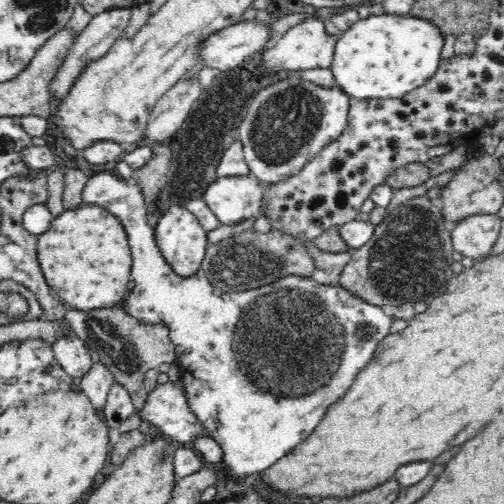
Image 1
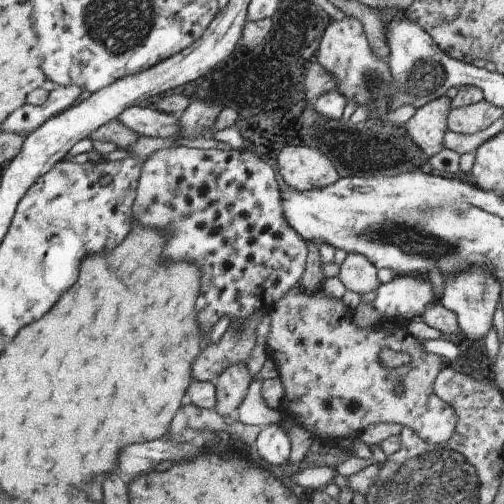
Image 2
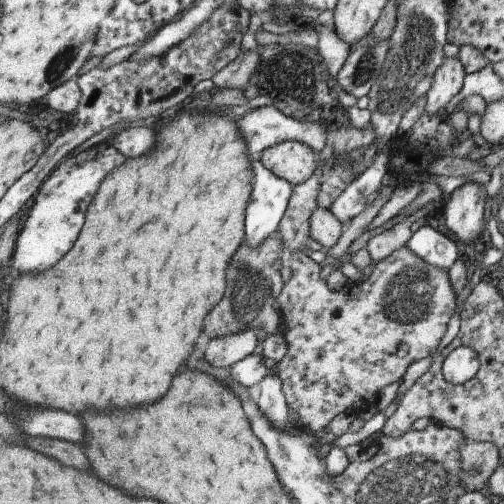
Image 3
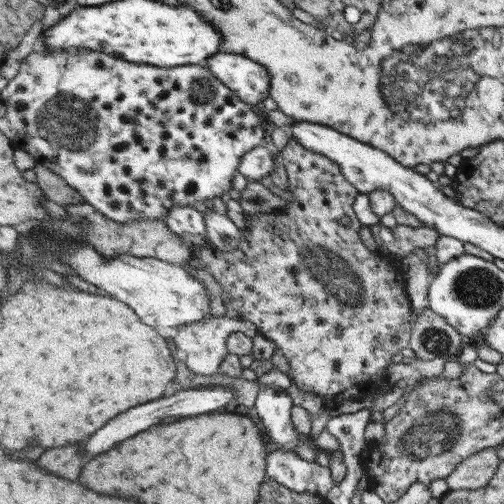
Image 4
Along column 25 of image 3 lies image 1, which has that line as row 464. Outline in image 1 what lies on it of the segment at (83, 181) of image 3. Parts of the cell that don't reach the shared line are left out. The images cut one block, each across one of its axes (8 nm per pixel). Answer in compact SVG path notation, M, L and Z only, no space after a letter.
M112 172L92 176L82 196L84 204L106 208L126 228L134 262L132 280L136 284L126 298L126 312L144 324L168 326L190 408L222 446L222 470L226 478L234 482L250 474L266 472L310 438L328 410L352 390L354 380L374 360L384 338L390 336L390 324L394 320L380 306L352 296L342 286L322 286L314 278L288 276L254 290L224 292L208 280L202 268L190 278L178 276L158 250L154 228L150 228L146 220L148 202L142 186L134 178L122 180Z

